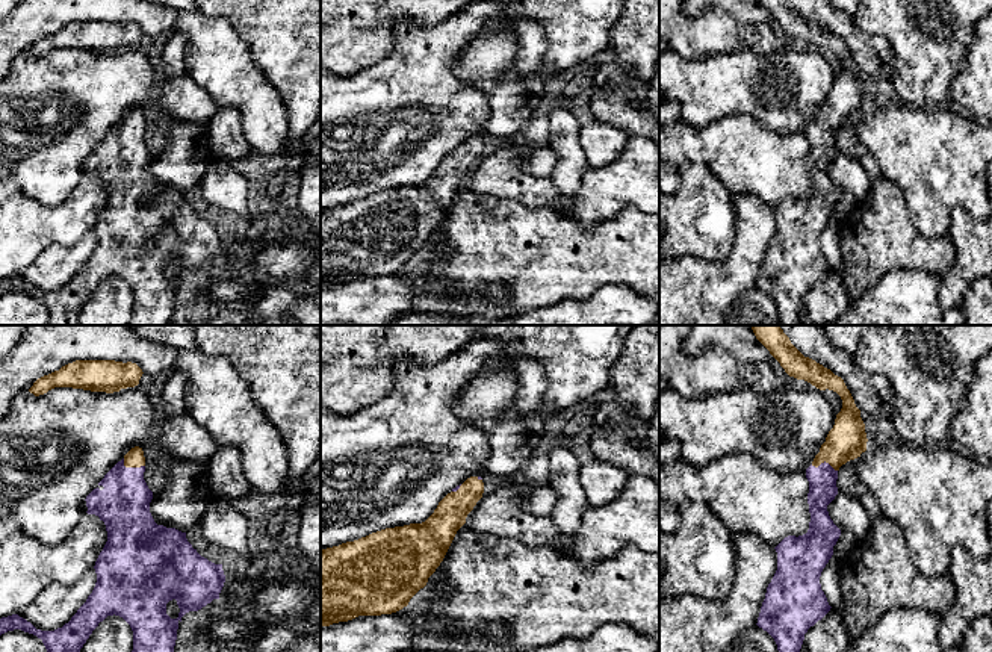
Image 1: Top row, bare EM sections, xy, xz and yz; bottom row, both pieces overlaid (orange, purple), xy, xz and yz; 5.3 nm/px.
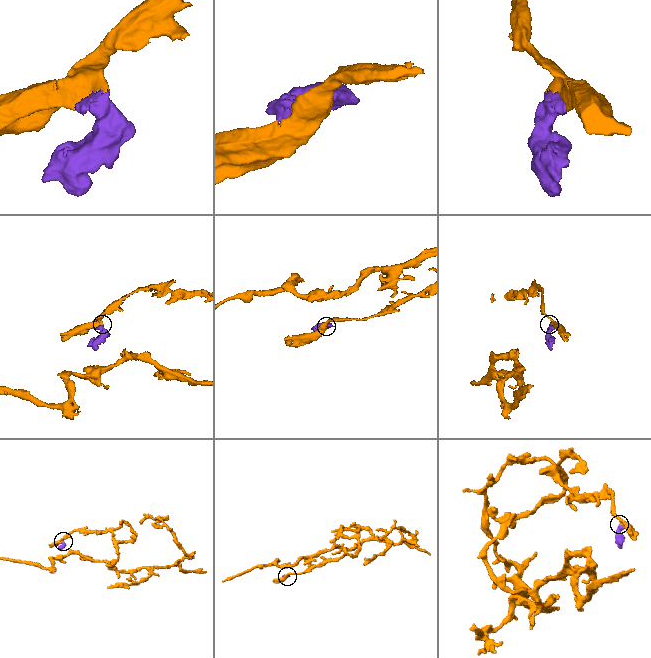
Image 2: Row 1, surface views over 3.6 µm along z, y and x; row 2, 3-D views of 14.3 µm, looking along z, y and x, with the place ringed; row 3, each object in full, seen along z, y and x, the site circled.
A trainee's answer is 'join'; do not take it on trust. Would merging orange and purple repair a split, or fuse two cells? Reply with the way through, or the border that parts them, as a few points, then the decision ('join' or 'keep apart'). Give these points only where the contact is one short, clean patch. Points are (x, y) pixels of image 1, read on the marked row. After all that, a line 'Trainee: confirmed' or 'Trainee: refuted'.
join
Trainee: confirmed

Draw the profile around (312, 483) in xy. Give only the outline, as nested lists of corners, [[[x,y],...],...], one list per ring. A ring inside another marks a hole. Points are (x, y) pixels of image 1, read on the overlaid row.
[[[321,452],[313,464],[308,467],[305,478],[299,484],[302,492],[312,496],[321,496]]]

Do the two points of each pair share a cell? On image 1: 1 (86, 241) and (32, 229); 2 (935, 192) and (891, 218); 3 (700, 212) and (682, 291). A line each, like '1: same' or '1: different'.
1: different
2: different
3: different

